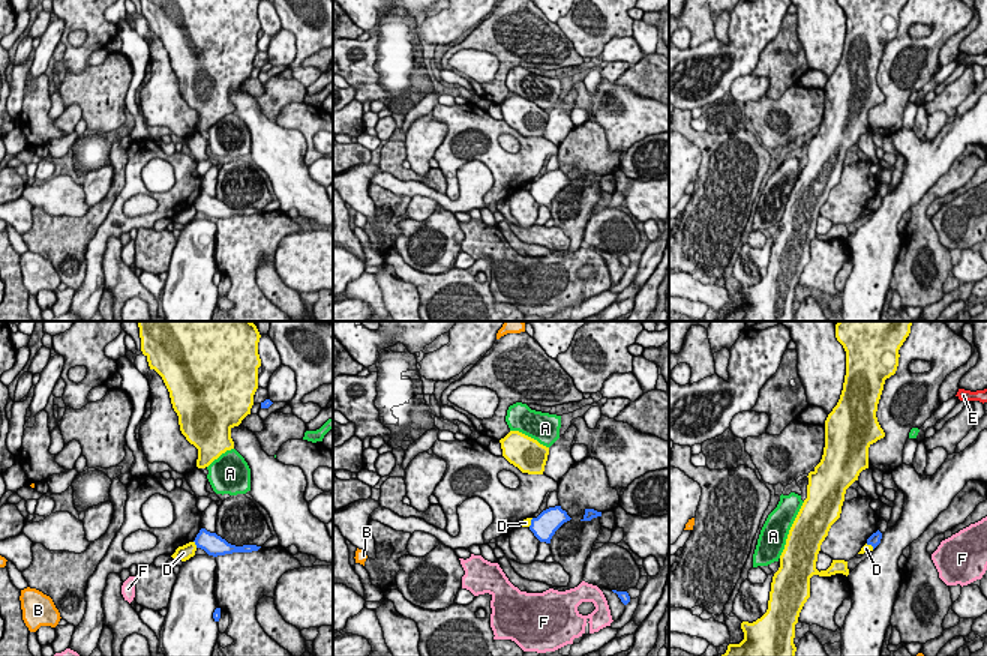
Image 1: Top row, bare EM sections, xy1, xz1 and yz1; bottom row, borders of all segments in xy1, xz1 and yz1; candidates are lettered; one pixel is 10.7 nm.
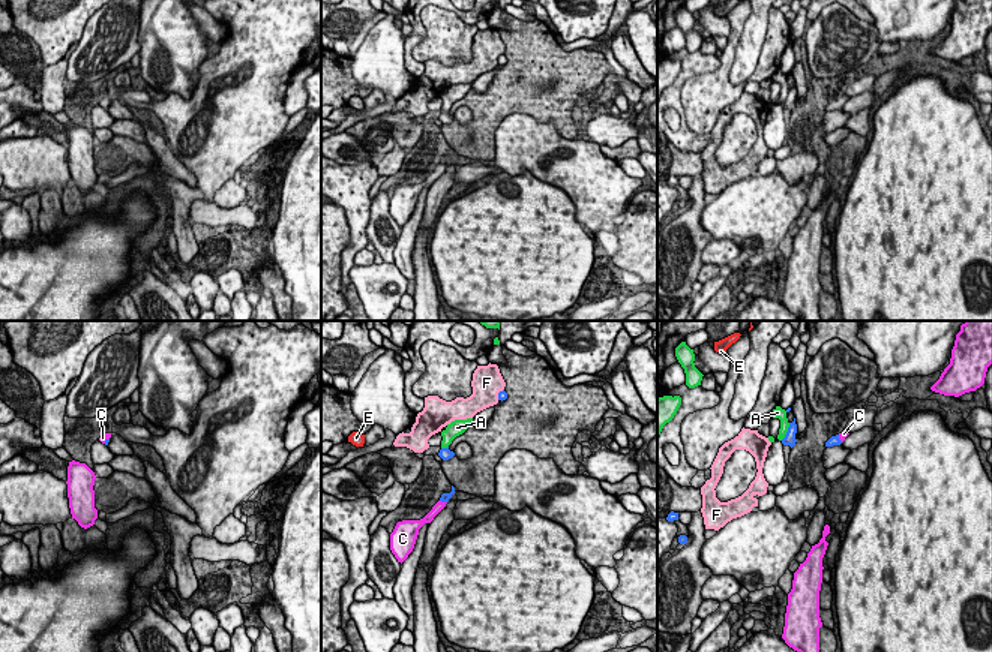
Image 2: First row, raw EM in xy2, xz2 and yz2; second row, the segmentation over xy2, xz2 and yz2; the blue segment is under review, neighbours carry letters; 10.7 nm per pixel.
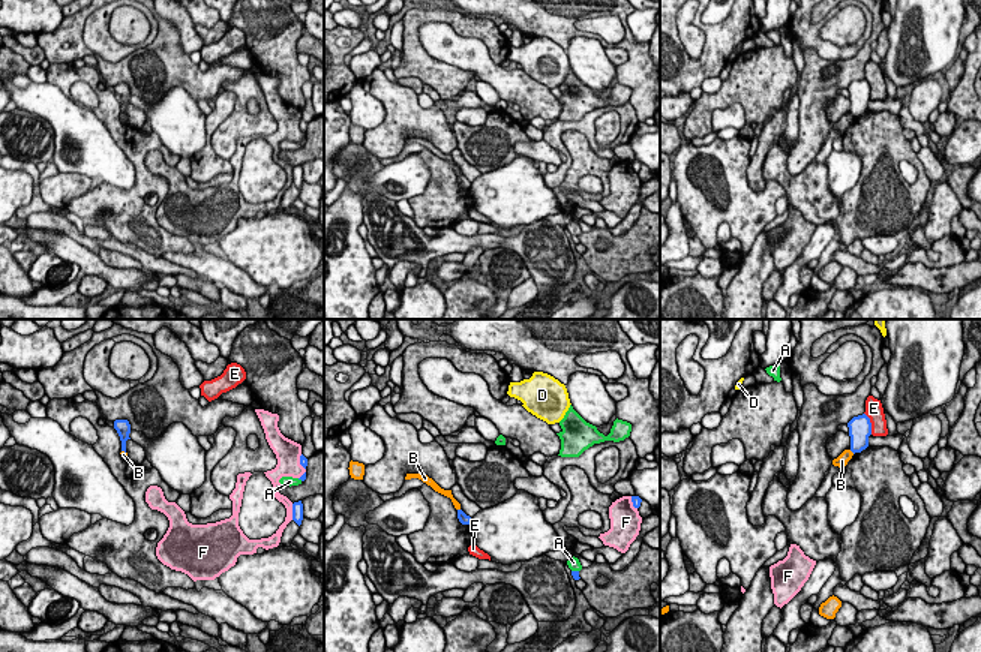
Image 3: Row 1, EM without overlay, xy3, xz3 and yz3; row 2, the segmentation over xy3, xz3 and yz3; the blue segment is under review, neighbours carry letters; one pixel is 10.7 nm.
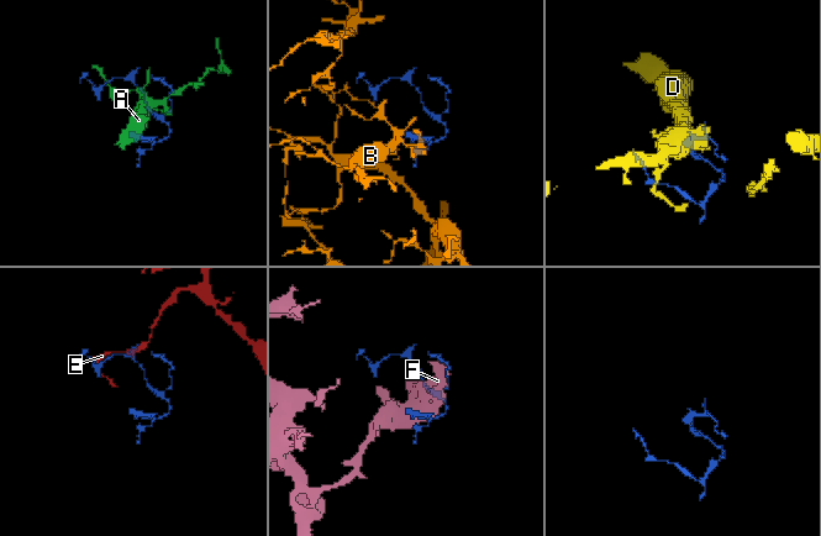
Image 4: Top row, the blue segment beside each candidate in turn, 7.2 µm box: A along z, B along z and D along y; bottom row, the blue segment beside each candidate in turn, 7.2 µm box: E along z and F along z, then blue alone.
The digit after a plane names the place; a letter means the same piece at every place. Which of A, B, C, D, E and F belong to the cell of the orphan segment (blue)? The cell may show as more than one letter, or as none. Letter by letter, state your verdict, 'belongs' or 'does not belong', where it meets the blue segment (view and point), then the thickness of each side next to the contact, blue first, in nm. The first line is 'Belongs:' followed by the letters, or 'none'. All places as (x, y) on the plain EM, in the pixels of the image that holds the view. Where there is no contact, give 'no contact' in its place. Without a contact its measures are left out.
Belongs: C
A: does not belong; meets blue in yz2 at (787, 96); 130 nm thick on the blue side, 120 nm on the other
B: does not belong; meets blue in yz3 at (852, 116); 240 nm thick on the blue side, 130 nm on the other
C: belongs; meets blue in xy2 at (105, 105); 50 nm thick on the blue side, 70 nm on the other
D: does not belong; meets blue in xy1 at (195, 207); 220 nm thick on the blue side, 160 nm on the other
E: does not belong; meets blue in yz3 at (870, 87); 260 nm thick on the blue side, 190 nm on the other
F: does not belong; meets blue in xy3 at (293, 176); 130 nm thick on the blue side, 90 nm on the other

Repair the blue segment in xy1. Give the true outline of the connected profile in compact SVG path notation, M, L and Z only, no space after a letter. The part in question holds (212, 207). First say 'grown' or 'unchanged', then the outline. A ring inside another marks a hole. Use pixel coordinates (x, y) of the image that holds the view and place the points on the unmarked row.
unchanged; M206 192L200 194L194 206L196 212L204 213L208 219L213 221L232 218L232 216L252 216L261 212L256 209L243 209L243 210L231 209L216 197L210 197Z

